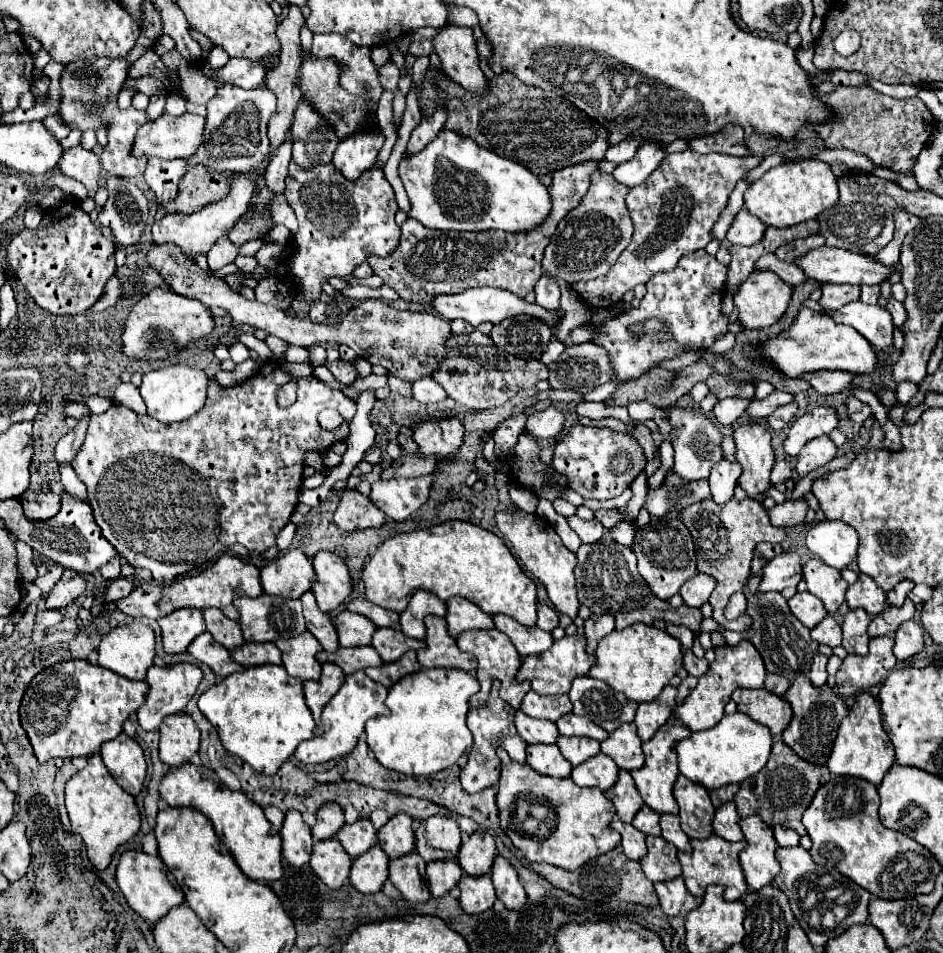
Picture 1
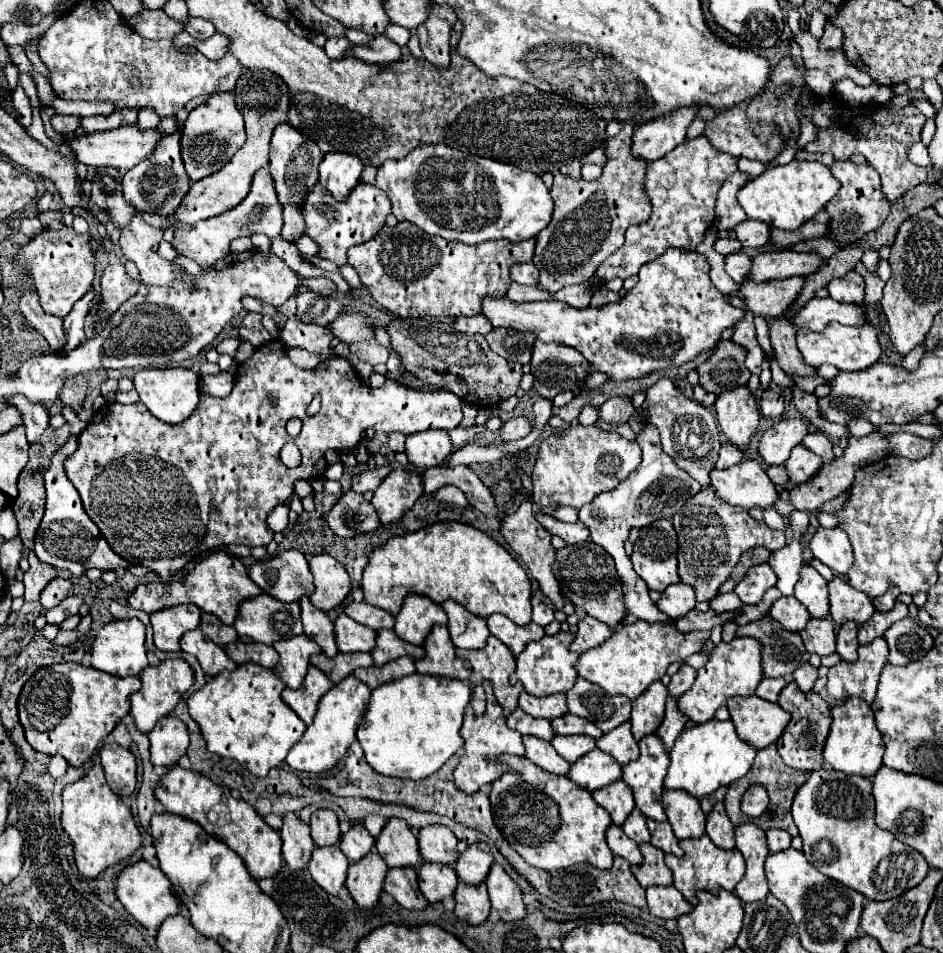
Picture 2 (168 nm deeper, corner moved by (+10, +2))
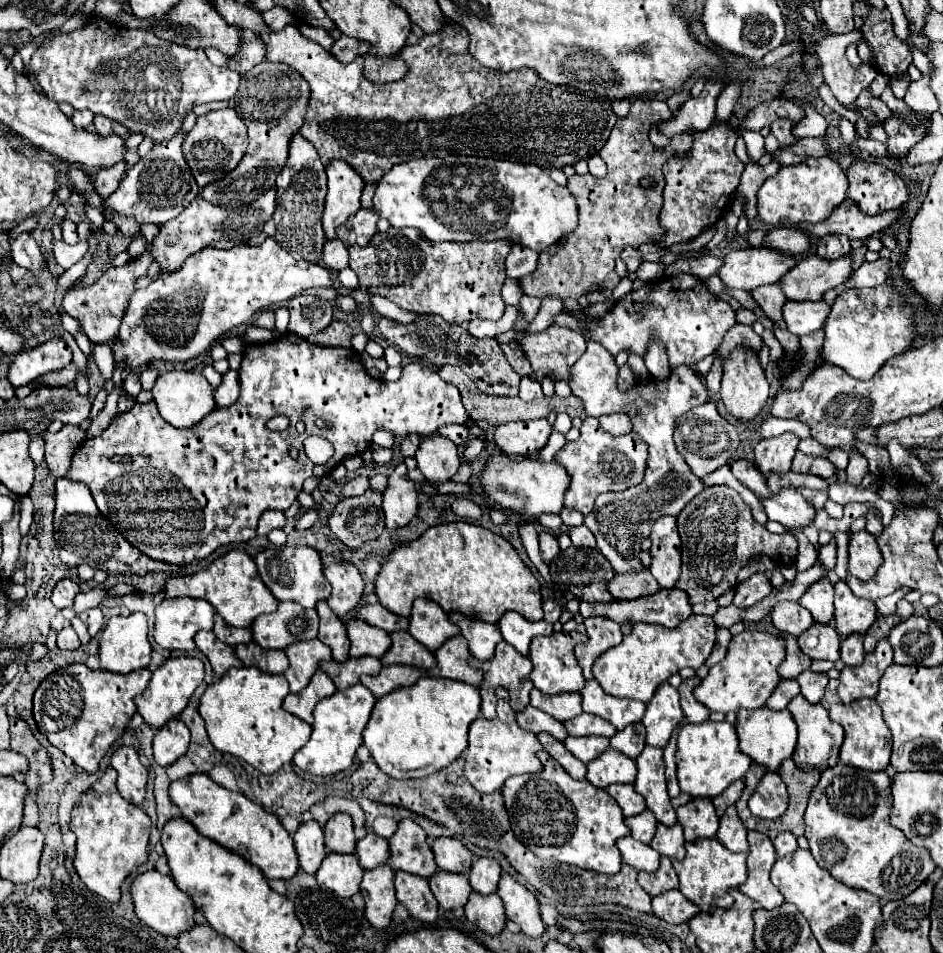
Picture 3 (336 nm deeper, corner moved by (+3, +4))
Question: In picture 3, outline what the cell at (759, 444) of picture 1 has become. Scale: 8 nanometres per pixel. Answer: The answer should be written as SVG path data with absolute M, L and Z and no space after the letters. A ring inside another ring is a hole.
M734 350L722 376L722 402L740 422L752 422L766 406L768 380L758 364L758 356L748 350Z

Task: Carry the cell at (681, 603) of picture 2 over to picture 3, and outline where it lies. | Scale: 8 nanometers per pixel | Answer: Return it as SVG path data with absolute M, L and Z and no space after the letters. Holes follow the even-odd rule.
M670 588L670 590L660 590L652 596L646 596L646 598L638 598L638 600L630 600L630 602L608 602L608 604L590 604L590 602L580 602L580 614L584 618L588 616L606 616L618 624L626 622L626 620L632 620L632 622L658 622L666 628L674 628L678 626L682 620L686 620L690 614L692 614L692 606L688 602L688 596L684 594L684 590L676 590L676 588Z

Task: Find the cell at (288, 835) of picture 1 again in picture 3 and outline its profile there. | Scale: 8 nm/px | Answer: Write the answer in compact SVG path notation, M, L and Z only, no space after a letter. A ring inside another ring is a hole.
M314 820L302 822L300 828L294 834L294 846L296 846L296 852L298 852L300 868L306 874L316 874L316 870L320 868L320 862L326 856L324 832L322 832L320 824L314 822Z

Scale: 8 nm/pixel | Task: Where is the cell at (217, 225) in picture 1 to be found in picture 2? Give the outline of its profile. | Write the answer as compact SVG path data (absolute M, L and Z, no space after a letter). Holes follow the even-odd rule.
M243 68L237 86L233 90L235 102L239 106L239 112L243 114L245 120L245 130L247 130L247 142L235 156L229 160L227 166L223 166L217 174L211 174L199 182L193 182L187 196L183 198L183 204L175 214L169 216L171 226L169 230L175 230L177 224L195 224L203 218L211 218L217 214L223 214L231 208L235 208L249 192L251 180L259 168L267 164L267 150L271 142L271 134L277 124L287 122L287 110L289 110L289 90L287 84L273 72L253 72Z

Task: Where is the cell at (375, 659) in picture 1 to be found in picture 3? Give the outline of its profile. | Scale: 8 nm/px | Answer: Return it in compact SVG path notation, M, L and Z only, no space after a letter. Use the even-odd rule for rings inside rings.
M362 656L362 658L348 658L346 662L322 662L320 666L336 684L338 690L344 690L352 684L358 684L360 674L378 674L382 664L374 656Z

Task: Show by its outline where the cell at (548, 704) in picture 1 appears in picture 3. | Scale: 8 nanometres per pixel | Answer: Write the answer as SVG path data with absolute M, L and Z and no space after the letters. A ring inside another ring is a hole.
M536 688L530 692L530 704L550 716L554 716L560 722L566 722L578 714L582 714L582 706L580 706L582 698L578 692L566 692L566 694L554 694L554 696L546 696L542 692L538 692Z

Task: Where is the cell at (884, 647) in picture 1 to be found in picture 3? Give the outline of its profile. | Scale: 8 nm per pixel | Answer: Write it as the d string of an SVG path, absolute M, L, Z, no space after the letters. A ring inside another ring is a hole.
M888 640L878 642L874 652L868 652L860 666L844 666L840 672L838 696L844 704L858 698L876 698L878 682L884 670L892 664L892 646Z

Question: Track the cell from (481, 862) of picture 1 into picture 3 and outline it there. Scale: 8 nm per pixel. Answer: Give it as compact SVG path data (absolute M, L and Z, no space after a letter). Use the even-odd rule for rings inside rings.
M478 858L472 868L470 868L470 886L474 892L480 892L480 894L492 894L496 892L496 886L498 886L498 880L500 880L500 864L498 860L494 858Z

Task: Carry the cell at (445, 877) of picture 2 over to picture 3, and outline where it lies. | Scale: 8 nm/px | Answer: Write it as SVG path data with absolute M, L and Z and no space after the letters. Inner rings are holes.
M438 870L434 876L430 876L428 882L434 898L444 910L464 906L468 900L468 894L472 892L468 876L464 874L450 874L450 872Z

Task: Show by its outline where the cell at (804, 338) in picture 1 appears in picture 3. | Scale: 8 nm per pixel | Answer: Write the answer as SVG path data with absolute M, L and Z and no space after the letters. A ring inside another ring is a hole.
M890 284L878 288L844 290L836 298L836 308L824 326L824 344L820 350L822 360L844 368L858 380L872 378L888 358L904 352L910 346L912 308Z

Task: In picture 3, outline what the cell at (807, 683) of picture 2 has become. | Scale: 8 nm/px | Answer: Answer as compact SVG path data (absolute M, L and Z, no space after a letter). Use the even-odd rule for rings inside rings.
M806 670L802 672L798 678L798 684L800 684L800 690L802 690L802 696L810 702L810 704L818 704L824 696L824 688L828 684L828 674L824 672L812 672L812 670Z

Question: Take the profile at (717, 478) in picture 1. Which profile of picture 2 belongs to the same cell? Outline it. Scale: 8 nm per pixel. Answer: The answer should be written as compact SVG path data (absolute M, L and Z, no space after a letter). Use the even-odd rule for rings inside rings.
M743 460L727 470L711 472L711 484L721 500L733 506L749 508L773 508L779 500L775 484L767 478L761 464L755 460Z

